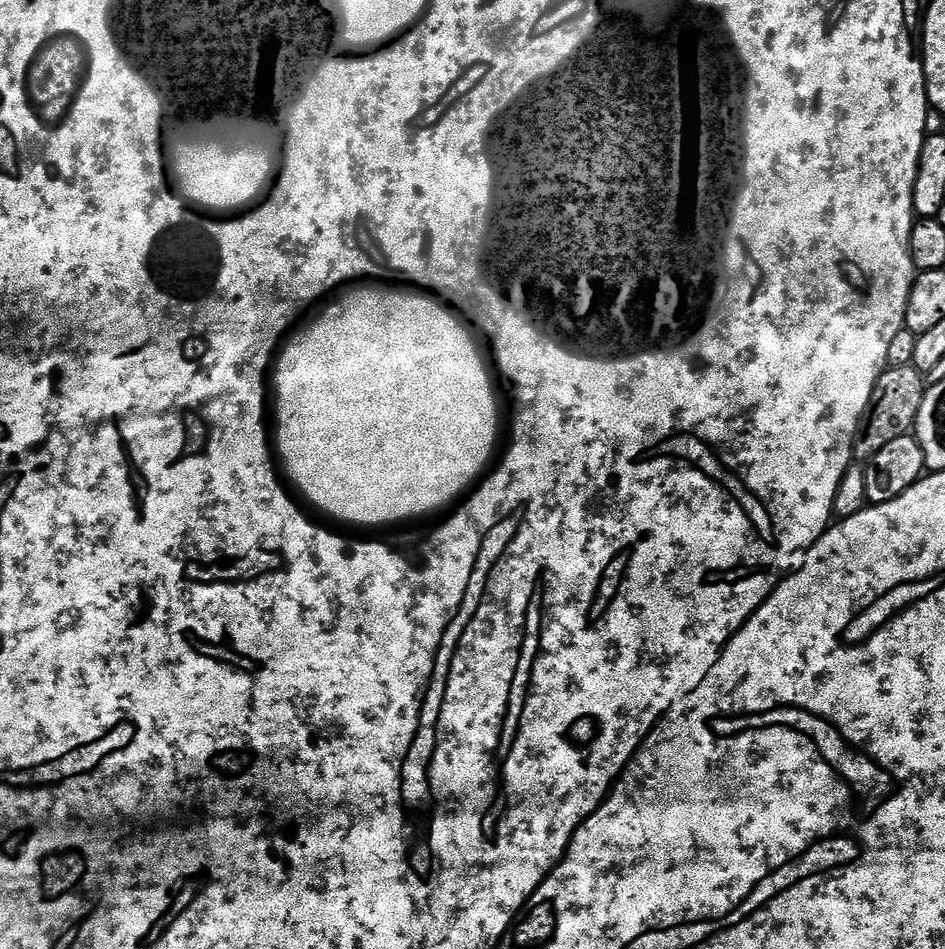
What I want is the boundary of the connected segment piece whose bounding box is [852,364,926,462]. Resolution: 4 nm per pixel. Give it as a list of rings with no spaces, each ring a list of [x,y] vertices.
[[[911,364],[897,368],[885,368],[874,390],[870,394],[870,402],[858,422],[856,437],[852,443],[852,454],[857,461],[871,460],[882,446],[894,442],[894,438],[909,435],[915,429],[918,410],[922,406],[922,398],[926,391],[926,376]]]

